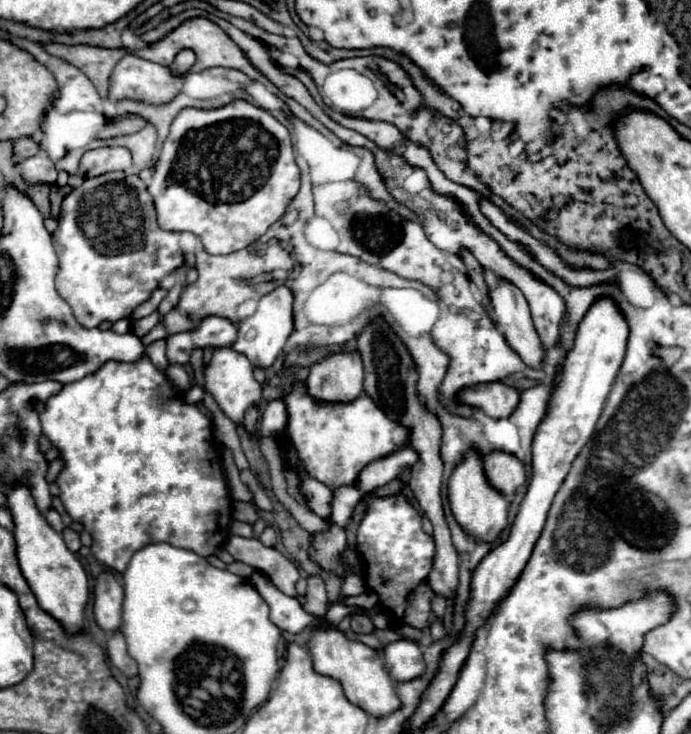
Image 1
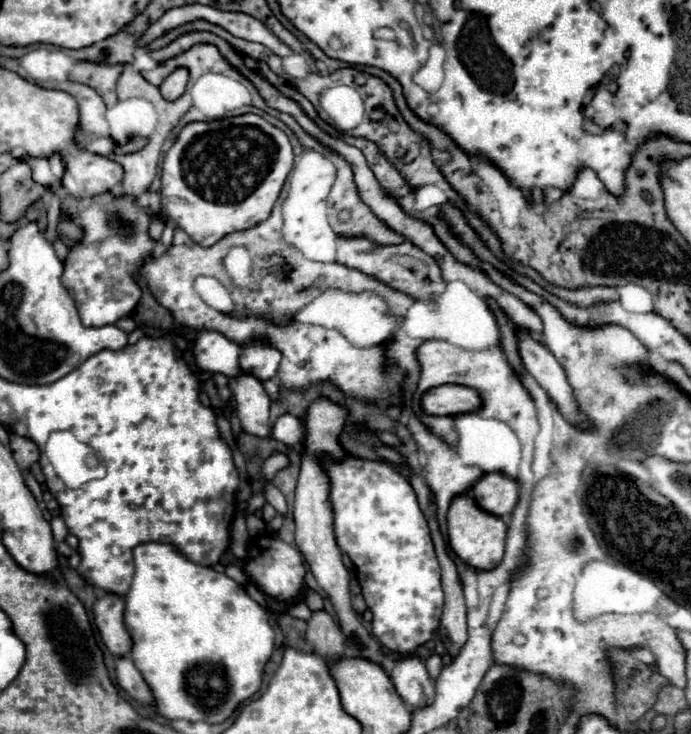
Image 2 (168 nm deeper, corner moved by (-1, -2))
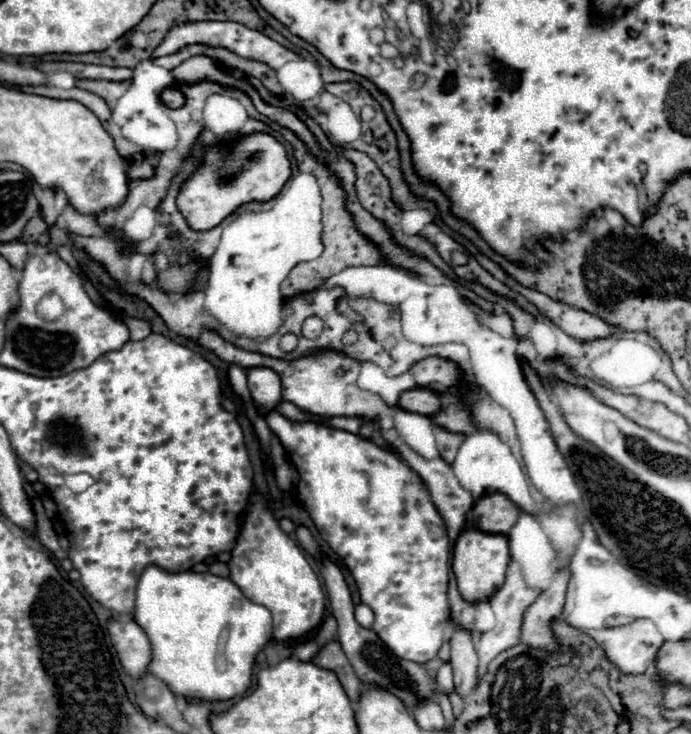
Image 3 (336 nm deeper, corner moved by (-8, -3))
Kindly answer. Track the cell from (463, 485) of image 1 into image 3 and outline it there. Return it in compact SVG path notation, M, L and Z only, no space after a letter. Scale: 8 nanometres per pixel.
M477 530L463 532L455 544L453 552L453 572L457 578L459 594L465 602L481 602L491 598L505 582L505 572L509 566L509 544L501 534L485 534Z

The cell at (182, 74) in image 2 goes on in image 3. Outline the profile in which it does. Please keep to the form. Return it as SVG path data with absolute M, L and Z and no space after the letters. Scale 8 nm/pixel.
M167 88L161 92L161 102L169 108L181 108L185 104L185 96L175 88Z

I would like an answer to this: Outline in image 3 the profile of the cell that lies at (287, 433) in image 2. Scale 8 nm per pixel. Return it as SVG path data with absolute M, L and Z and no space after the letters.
M269 412L267 414L267 424L271 428L271 432L281 440L291 464L295 466L297 474L299 474L299 482L295 486L295 498L305 506L305 510L309 512L315 528L319 530L321 538L331 546L331 550L335 554L341 556L341 560L345 562L345 566L349 568L351 576L355 578L355 584L359 588L359 596L361 602L367 604L373 614L375 614L375 622L373 622L373 630L377 632L377 636L395 652L395 656L403 658L403 660L411 660L411 662L419 662L425 664L429 660L433 660L447 636L447 624L449 624L449 600L447 600L447 582L449 582L449 536L447 536L447 528L445 522L439 514L439 510L435 508L431 494L425 486L425 482L421 480L421 476L411 470L403 460L399 460L397 454L383 450L381 446L373 444L371 440L359 438L357 434L345 432L345 430L335 430L335 428L327 428L315 422L291 422L287 418L283 418L279 412Z

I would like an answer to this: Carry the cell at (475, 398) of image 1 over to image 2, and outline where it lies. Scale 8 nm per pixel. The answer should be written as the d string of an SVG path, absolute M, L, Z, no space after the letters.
M440 385L422 397L422 407L430 415L462 415L482 409L482 397L472 387Z

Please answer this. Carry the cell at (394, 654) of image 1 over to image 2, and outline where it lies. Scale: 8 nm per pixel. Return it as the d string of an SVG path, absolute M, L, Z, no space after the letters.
M404 655L396 659L396 665L390 673L392 683L398 695L410 707L424 707L434 699L434 681L428 675L424 661L416 655Z

